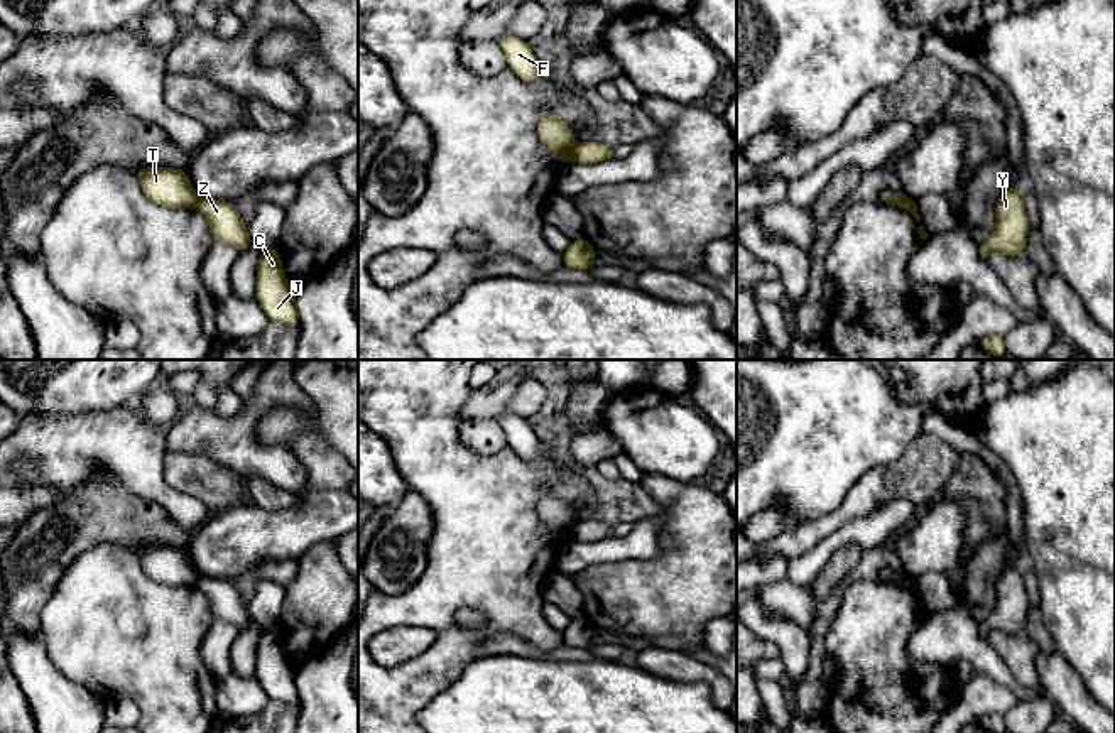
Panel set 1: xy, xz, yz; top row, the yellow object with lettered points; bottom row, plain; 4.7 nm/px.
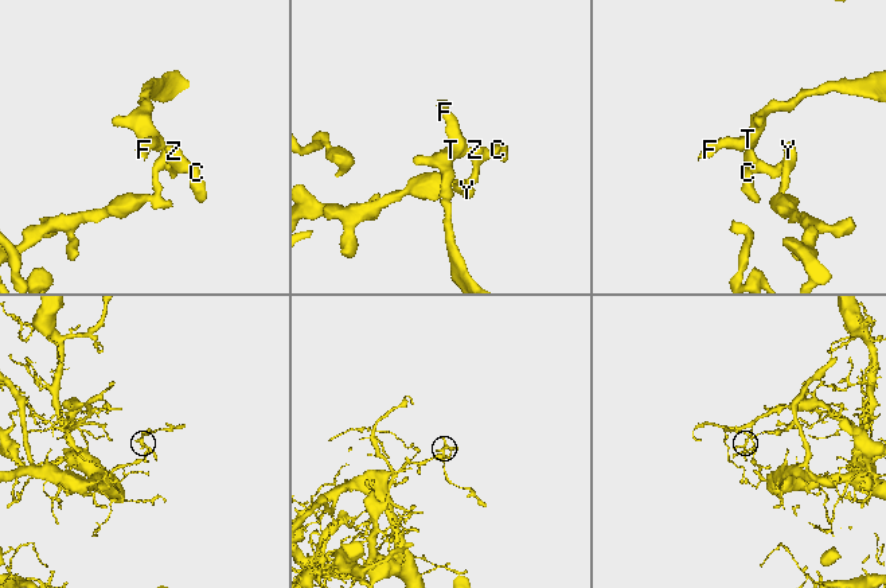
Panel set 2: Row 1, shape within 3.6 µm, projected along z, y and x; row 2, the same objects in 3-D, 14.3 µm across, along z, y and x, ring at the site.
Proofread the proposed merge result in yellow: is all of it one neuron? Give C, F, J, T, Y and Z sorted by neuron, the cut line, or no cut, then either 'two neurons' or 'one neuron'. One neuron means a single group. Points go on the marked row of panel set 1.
groups C J Y Z / F T; cut xz (575, 146), (571, 159); two neurons

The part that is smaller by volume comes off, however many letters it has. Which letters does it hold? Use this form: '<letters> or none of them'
F, T

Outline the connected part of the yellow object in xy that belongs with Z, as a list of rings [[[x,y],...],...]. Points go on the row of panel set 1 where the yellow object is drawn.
[[[199,198],[196,209],[208,218],[213,242],[228,243],[240,253],[252,243],[252,236],[242,223],[240,213],[228,201]]]

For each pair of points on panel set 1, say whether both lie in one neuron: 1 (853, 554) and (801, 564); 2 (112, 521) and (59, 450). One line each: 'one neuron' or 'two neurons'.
1: two neurons
2: two neurons

